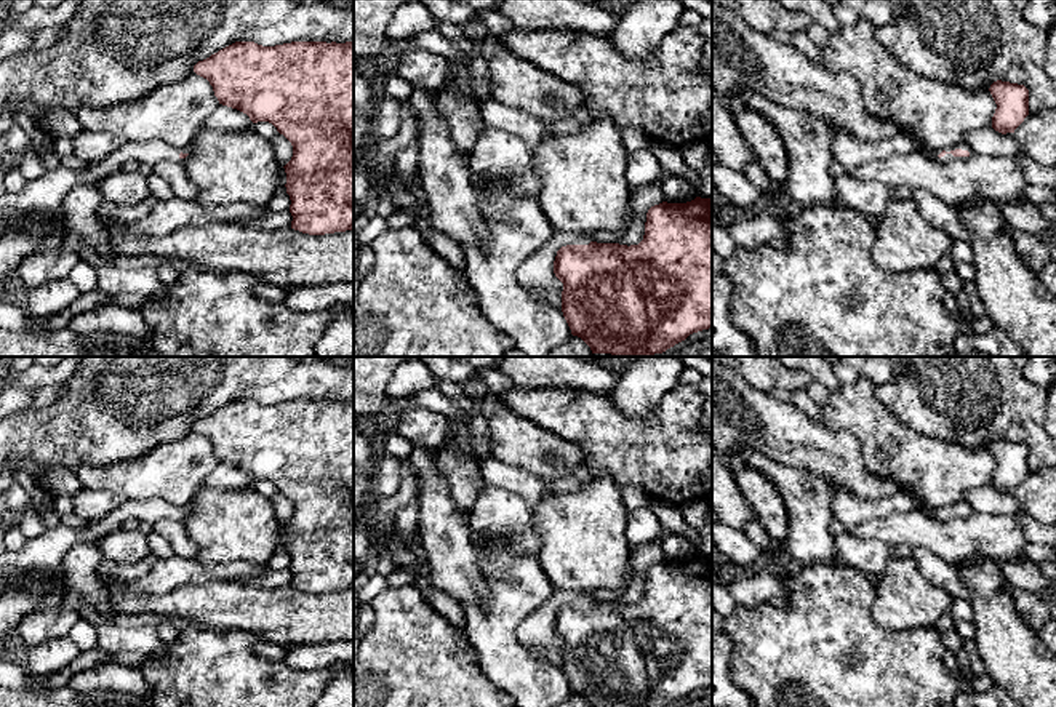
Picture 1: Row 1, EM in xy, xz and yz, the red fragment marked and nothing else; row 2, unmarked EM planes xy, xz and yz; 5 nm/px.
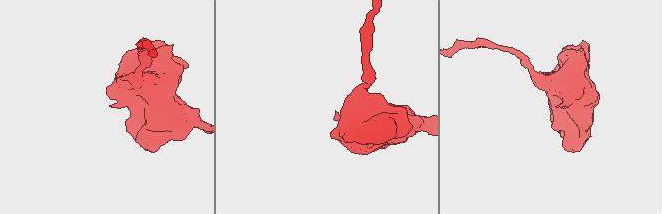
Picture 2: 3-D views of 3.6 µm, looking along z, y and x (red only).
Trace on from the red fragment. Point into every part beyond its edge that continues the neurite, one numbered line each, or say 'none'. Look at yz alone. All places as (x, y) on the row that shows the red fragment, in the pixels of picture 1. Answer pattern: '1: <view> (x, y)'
1: yz (933, 154)

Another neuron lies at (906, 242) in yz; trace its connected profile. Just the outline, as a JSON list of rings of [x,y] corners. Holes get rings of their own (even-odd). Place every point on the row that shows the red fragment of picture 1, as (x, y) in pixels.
[[[912,198],[890,200],[875,230],[874,262],[886,272],[934,269],[954,246],[950,235],[933,227]]]

